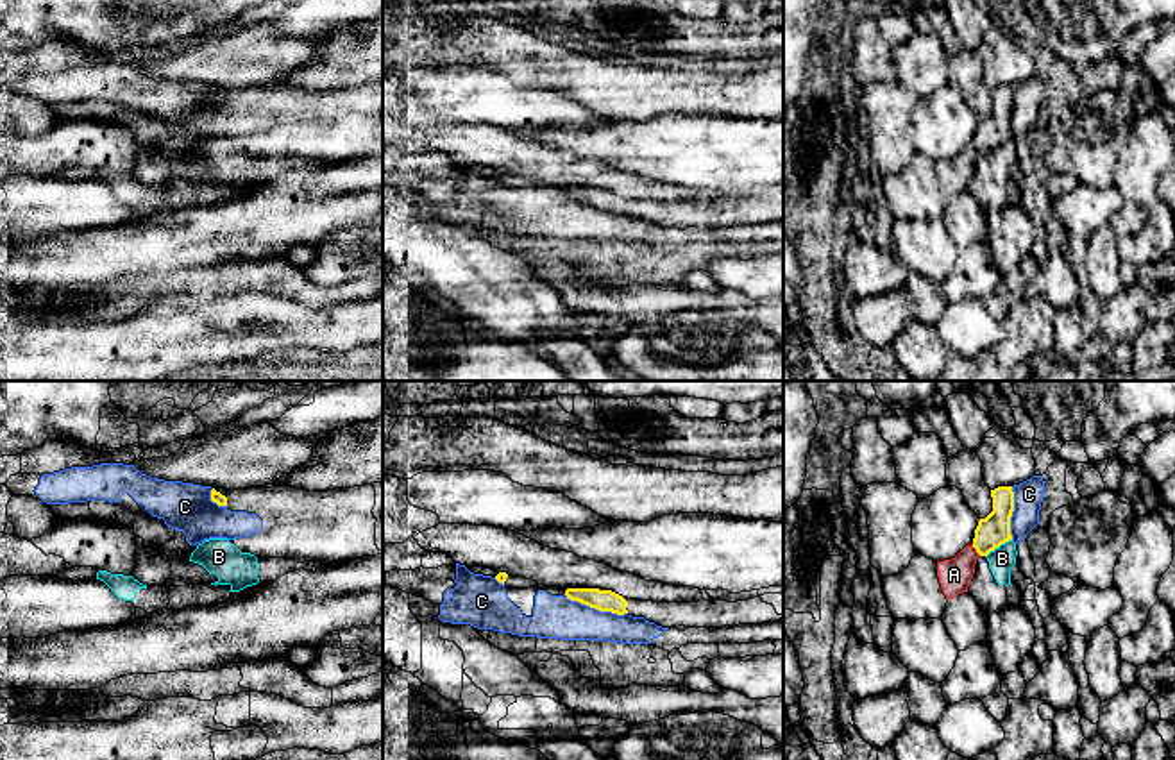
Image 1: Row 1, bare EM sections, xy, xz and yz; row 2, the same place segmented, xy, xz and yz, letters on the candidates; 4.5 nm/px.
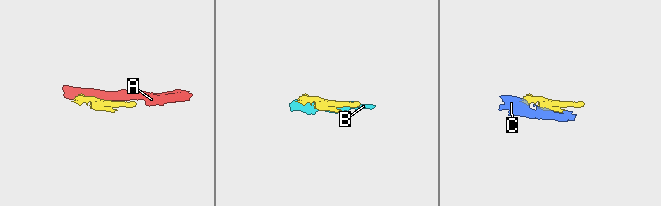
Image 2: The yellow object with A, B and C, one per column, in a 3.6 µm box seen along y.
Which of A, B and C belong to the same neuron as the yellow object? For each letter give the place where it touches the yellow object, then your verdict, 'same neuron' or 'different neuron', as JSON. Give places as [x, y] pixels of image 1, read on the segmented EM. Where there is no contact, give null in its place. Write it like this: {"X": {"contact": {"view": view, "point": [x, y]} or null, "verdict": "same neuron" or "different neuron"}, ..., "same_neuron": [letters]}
{"A": {"contact": {"view": "yz", "point": [975, 548]}, "verdict": "different neuron"}, "B": {"contact": {"view": "yz", "point": [998, 546]}, "verdict": "different neuron"}, "C": {"contact": {"view": "xz", "point": [596, 608]}, "verdict": "different neuron"}, "same_neuron": []}

